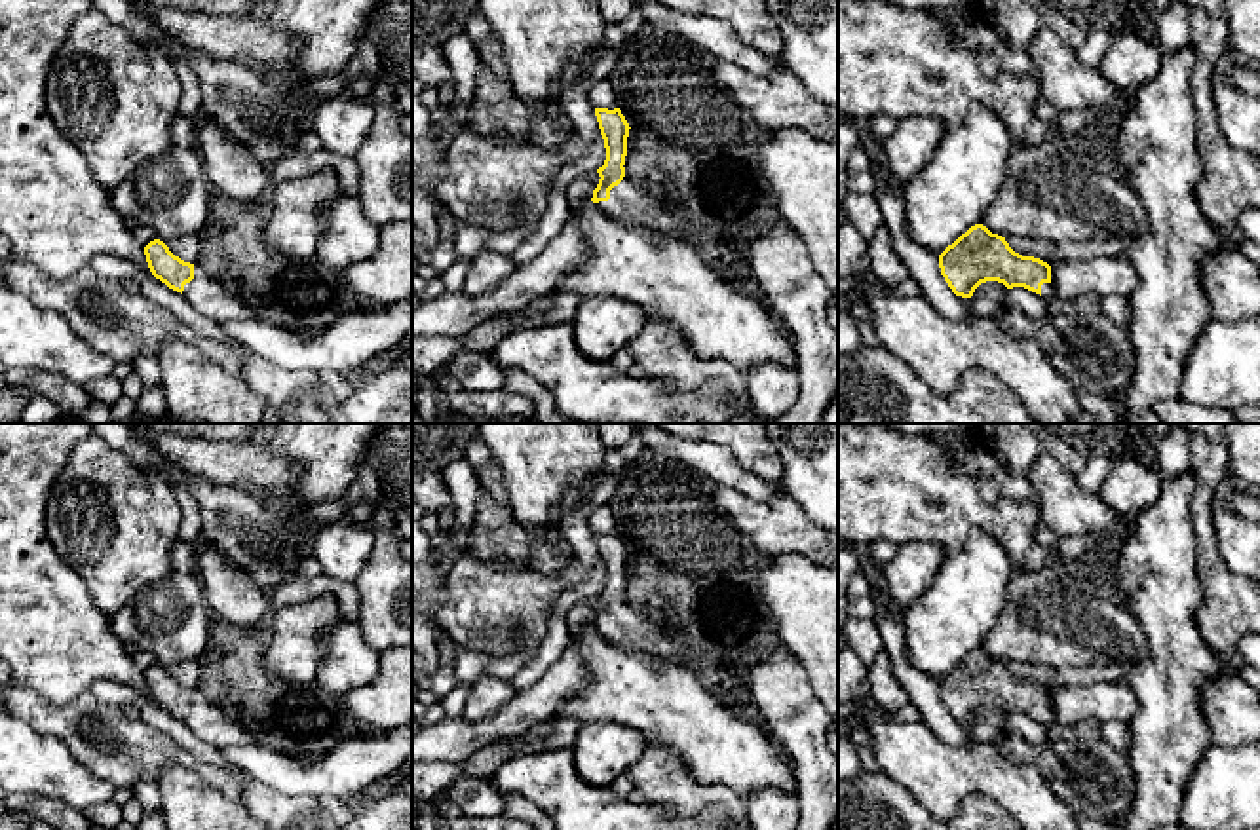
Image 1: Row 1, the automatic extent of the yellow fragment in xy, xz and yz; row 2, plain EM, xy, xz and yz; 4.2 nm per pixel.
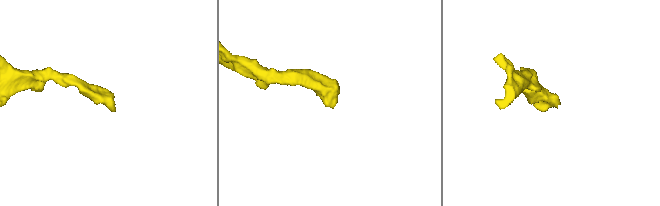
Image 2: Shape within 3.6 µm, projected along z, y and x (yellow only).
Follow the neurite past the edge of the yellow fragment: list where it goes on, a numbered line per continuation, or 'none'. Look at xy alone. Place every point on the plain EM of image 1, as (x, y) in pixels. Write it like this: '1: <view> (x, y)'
1: xy (208, 722)

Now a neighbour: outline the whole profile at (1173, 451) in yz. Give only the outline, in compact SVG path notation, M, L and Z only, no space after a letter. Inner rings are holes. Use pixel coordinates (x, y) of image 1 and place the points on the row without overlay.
M1167 424L1167 435L1161 437L1155 444L1157 460L1159 460L1159 479L1167 482L1169 479L1190 471L1192 456L1190 456L1190 433L1178 424Z

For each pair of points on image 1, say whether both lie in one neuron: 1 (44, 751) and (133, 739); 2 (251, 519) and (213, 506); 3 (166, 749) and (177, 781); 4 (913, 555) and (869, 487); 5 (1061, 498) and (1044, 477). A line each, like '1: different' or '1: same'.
1: different
2: same
3: different
4: different
5: same

